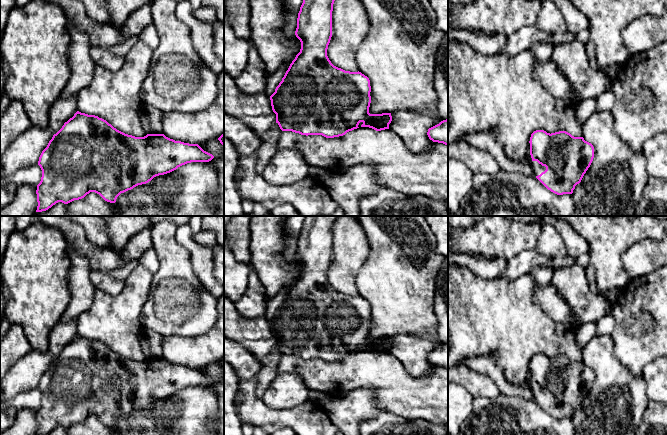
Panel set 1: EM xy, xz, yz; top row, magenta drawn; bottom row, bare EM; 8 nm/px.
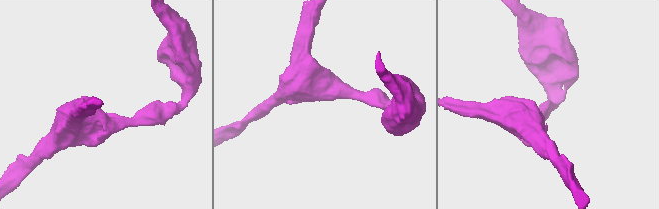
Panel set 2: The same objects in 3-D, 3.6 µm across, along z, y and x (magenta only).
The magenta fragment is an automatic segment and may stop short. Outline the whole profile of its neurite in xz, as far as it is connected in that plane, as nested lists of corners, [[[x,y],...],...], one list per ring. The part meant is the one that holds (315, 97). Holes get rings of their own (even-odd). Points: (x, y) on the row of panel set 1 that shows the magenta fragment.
[[[303,0],[297,18],[296,37],[301,42],[300,52],[290,64],[282,81],[270,96],[276,123],[282,131],[292,131],[301,135],[322,135],[334,138],[361,127],[369,127],[376,131],[389,129],[392,121],[391,113],[370,114],[371,103],[370,80],[361,72],[345,71],[334,66],[327,56],[327,49],[332,37],[332,11],[335,0]]]

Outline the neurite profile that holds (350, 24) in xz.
[[[335,0],[332,37],[327,49],[331,63],[345,71],[358,72],[356,53],[368,29],[368,17],[360,0]]]

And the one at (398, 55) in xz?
[[[360,0],[360,1],[368,17],[369,29],[367,35],[365,36],[364,41],[362,42],[356,53],[356,64],[359,69],[359,72],[367,76],[370,80],[371,103],[369,107],[369,113],[382,114],[382,113],[392,113],[393,111],[399,110],[410,110],[420,114],[428,115],[430,117],[442,119],[437,111],[437,93],[433,86],[433,79],[437,52],[445,33],[436,28],[437,18],[435,11],[431,6],[429,0]]]

